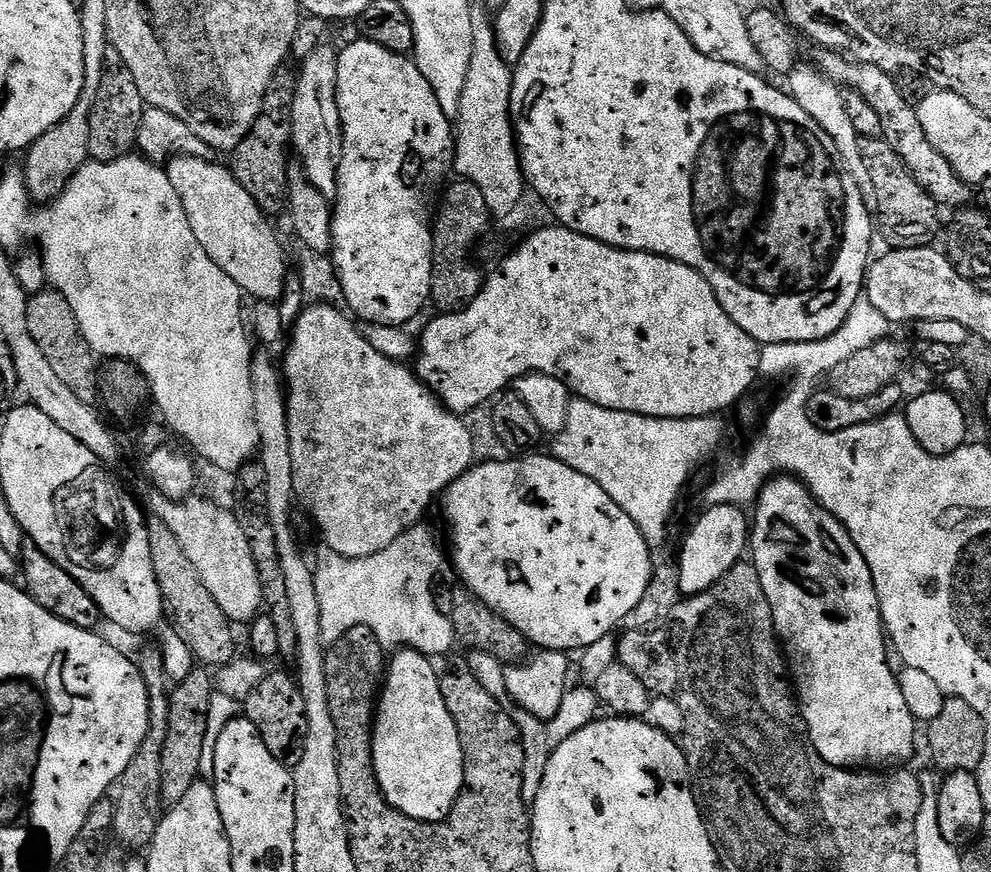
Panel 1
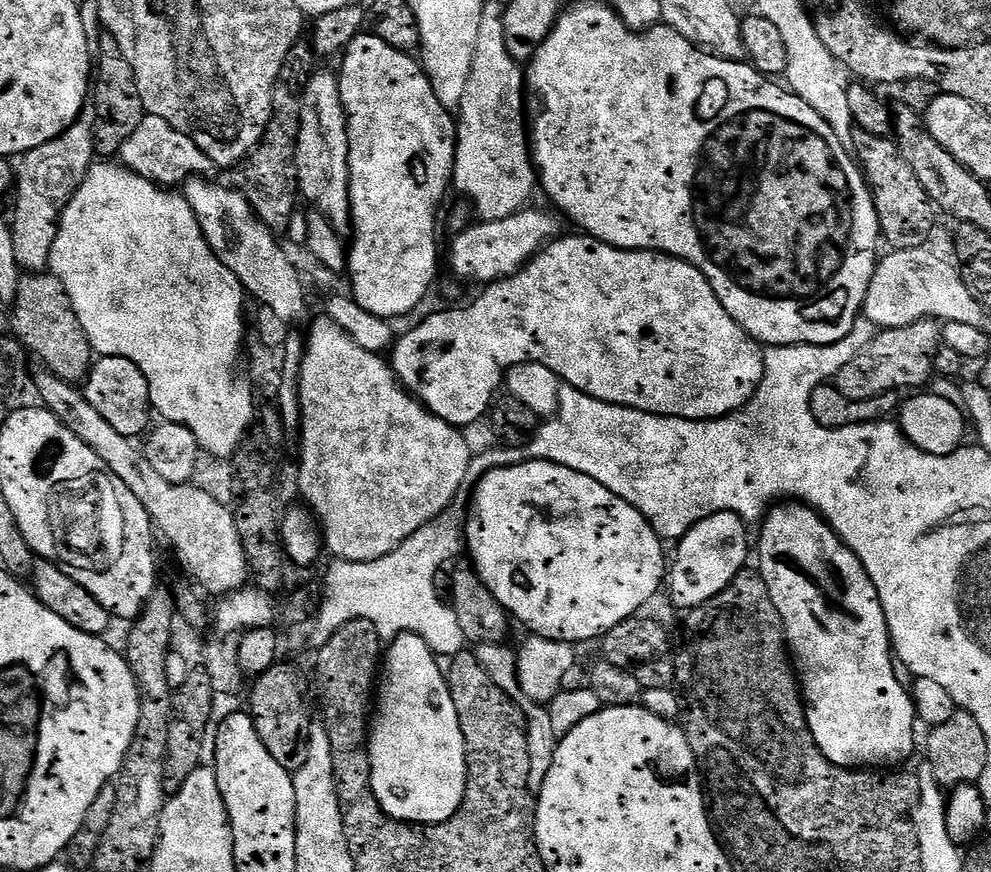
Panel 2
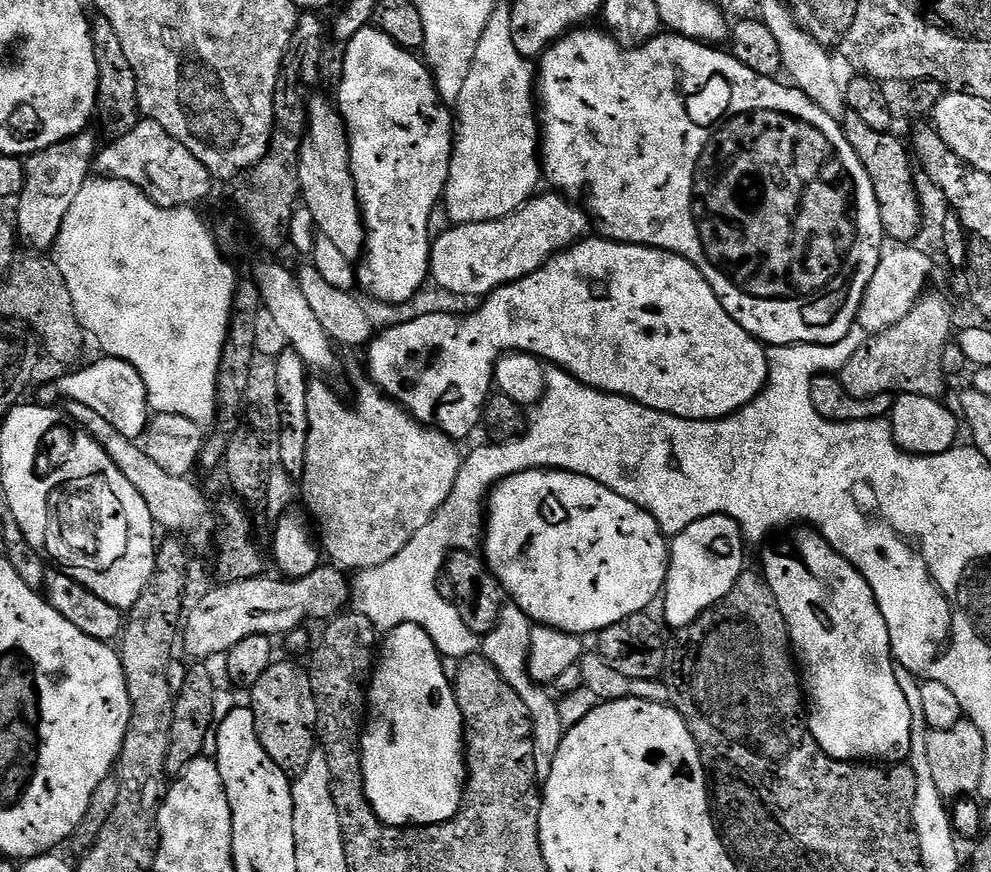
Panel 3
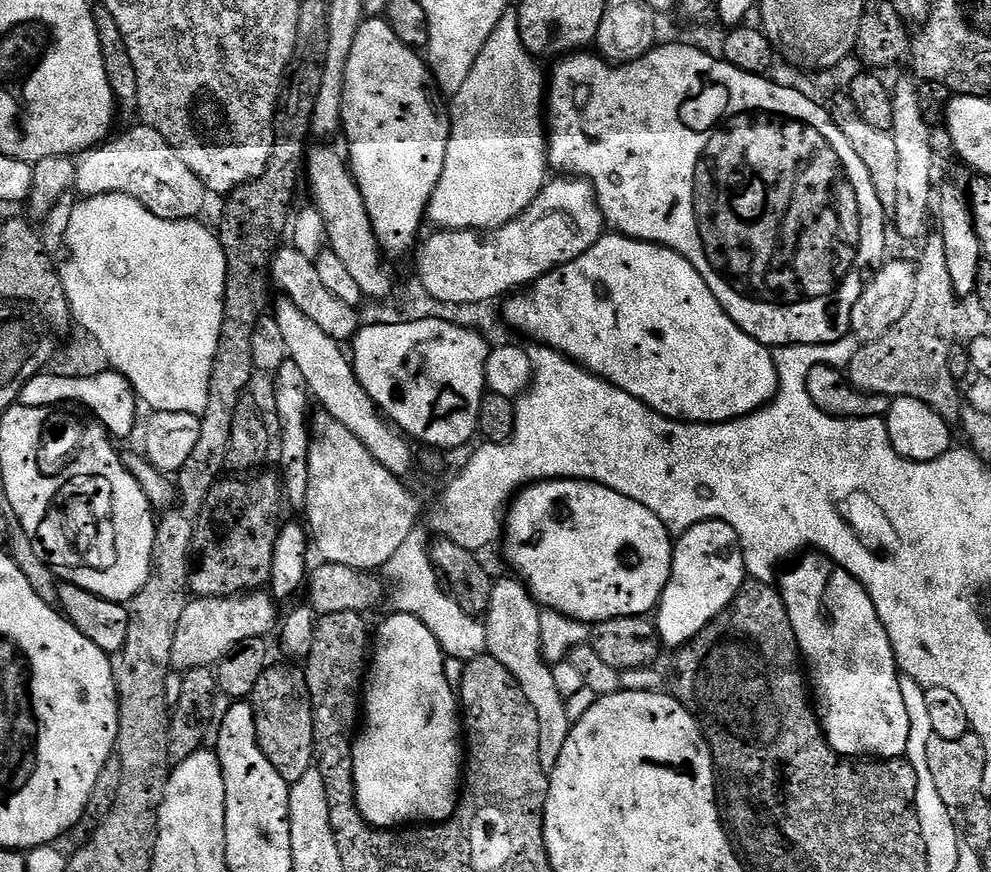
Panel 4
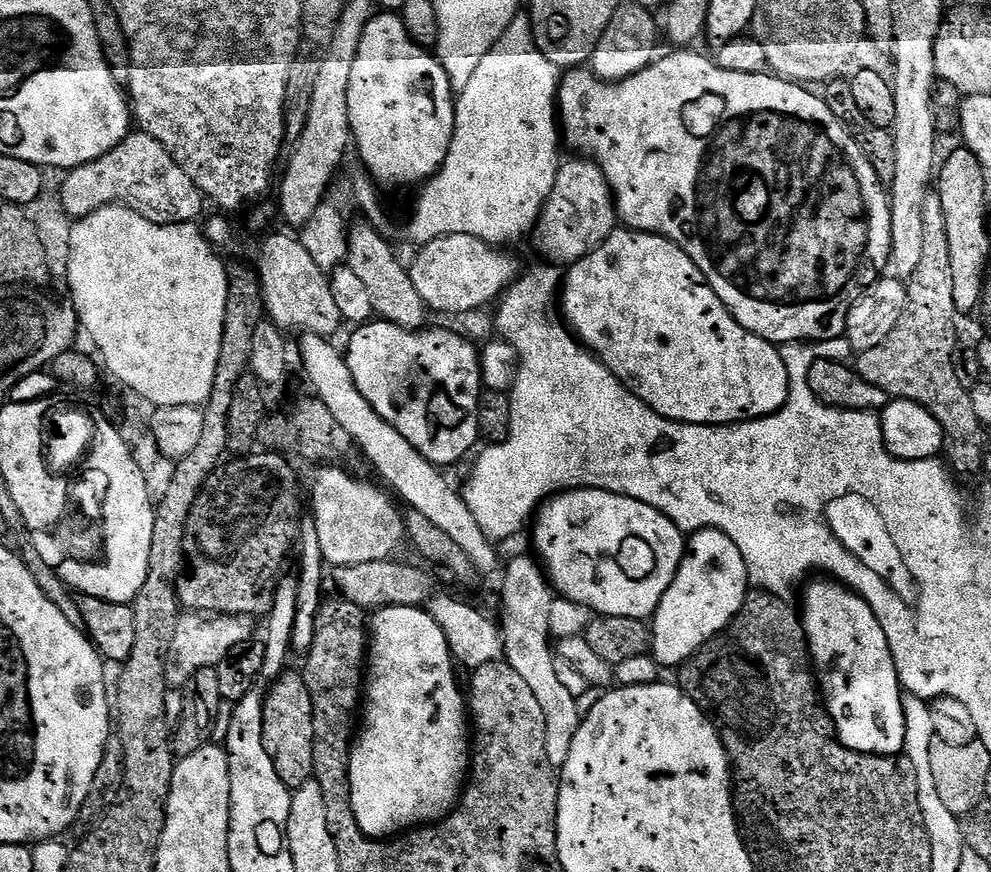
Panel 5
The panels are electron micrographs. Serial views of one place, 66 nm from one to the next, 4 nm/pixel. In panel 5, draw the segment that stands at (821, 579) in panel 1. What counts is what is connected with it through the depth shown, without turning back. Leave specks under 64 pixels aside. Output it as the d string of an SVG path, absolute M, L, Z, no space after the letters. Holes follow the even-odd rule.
M831 578L816 579L813 579L803 589L805 592L802 619L804 633L808 639L808 655L812 658L814 671L818 677L822 703L828 709L830 718L836 727L836 737L850 750L862 754L901 755L906 742L902 689L898 670L894 666L894 658L890 654L890 642L886 642L886 634L882 630L882 622L878 622L878 618L874 618L874 610L870 610L867 602L851 588L846 588Z

